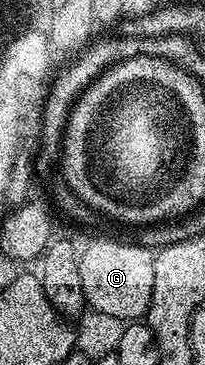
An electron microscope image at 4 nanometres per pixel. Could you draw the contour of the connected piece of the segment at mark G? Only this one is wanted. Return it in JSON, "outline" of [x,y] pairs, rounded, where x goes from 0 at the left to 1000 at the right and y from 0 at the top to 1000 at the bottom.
{"outline":[[[454,658],[420,679],[390,682],[390,696],[385,751],[405,762],[415,830],[439,847],[615,882],[683,879],[722,858],[737,795],[756,784],[751,693],[732,682],[654,663],[585,668],[571,658]]]}

